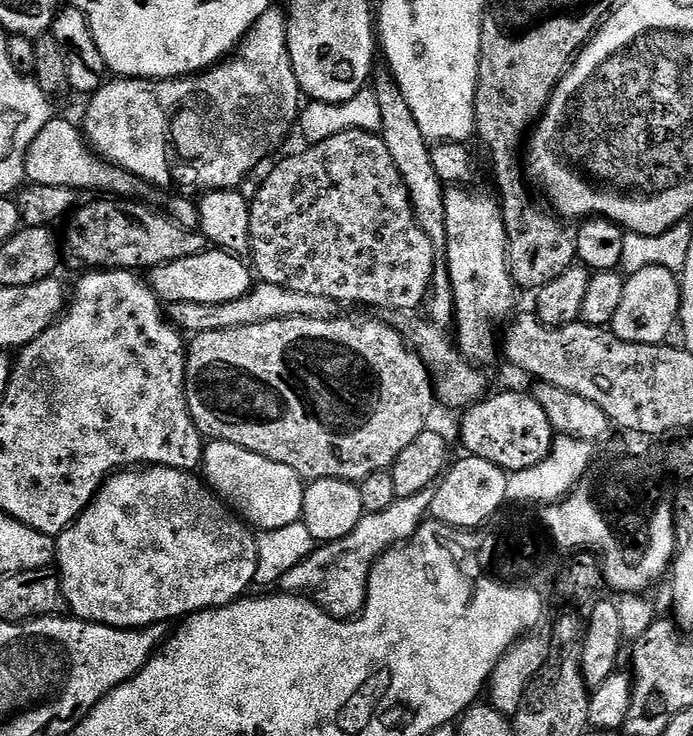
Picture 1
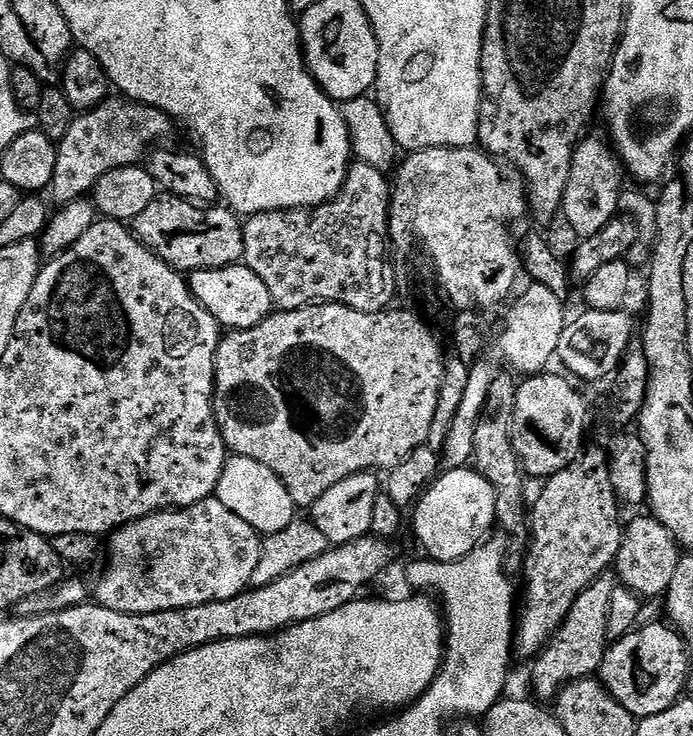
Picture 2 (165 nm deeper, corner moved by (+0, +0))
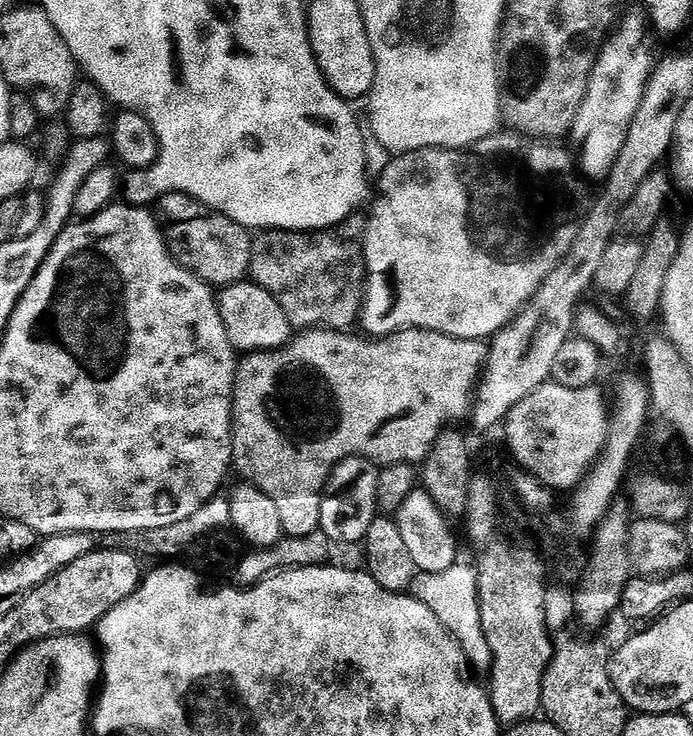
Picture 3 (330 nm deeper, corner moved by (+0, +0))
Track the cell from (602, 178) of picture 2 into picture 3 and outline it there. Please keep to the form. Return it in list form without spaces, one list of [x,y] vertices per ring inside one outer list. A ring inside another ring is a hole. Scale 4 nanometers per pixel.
[[[643,11],[640,12],[632,12],[629,16],[621,15],[614,31],[600,45],[600,52],[596,55],[588,79],[588,89],[582,98],[582,106],[570,129],[570,136],[580,140],[578,167],[589,181],[603,181],[614,166],[626,142],[630,122],[634,122],[634,114],[638,114],[638,106],[642,106],[642,98],[652,76],[654,56],[648,53],[648,48],[644,45],[648,40],[650,20]]]

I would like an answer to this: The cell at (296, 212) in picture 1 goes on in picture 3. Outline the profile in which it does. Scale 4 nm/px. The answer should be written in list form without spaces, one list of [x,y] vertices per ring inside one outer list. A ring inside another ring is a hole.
[[[339,227],[322,232],[281,232],[264,230],[252,241],[251,279],[264,288],[282,306],[286,318],[296,330],[330,328],[351,329],[360,314],[360,301],[364,294],[364,249],[359,235],[340,232]]]

